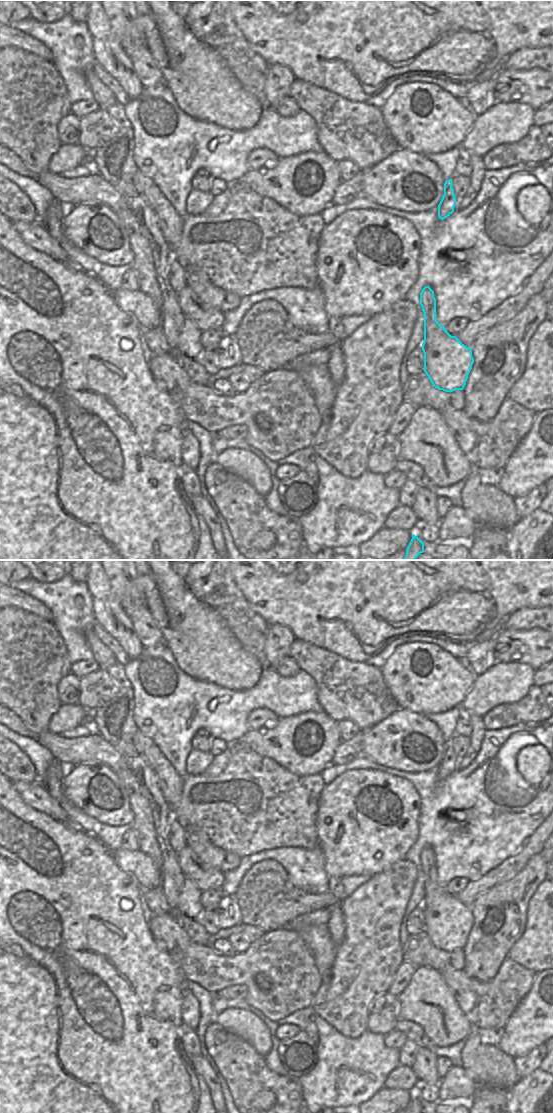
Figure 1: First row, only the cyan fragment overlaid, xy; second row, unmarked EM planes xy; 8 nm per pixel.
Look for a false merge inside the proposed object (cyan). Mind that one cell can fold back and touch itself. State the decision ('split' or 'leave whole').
leave whole

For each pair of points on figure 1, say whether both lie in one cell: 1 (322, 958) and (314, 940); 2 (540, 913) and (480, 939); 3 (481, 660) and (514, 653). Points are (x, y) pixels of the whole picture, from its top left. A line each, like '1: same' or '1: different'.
1: same
2: different
3: different

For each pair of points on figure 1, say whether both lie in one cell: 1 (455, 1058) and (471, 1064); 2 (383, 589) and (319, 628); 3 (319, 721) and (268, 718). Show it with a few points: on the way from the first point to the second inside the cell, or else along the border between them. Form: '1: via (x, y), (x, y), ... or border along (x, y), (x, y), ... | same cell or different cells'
1: border along (465, 1040), (460, 1053), (461, 1065) | different cells
2: via (367, 605), (346, 628), (335, 628) | same cell
3: border along (278, 719), (270, 725), (256, 730) | different cells

